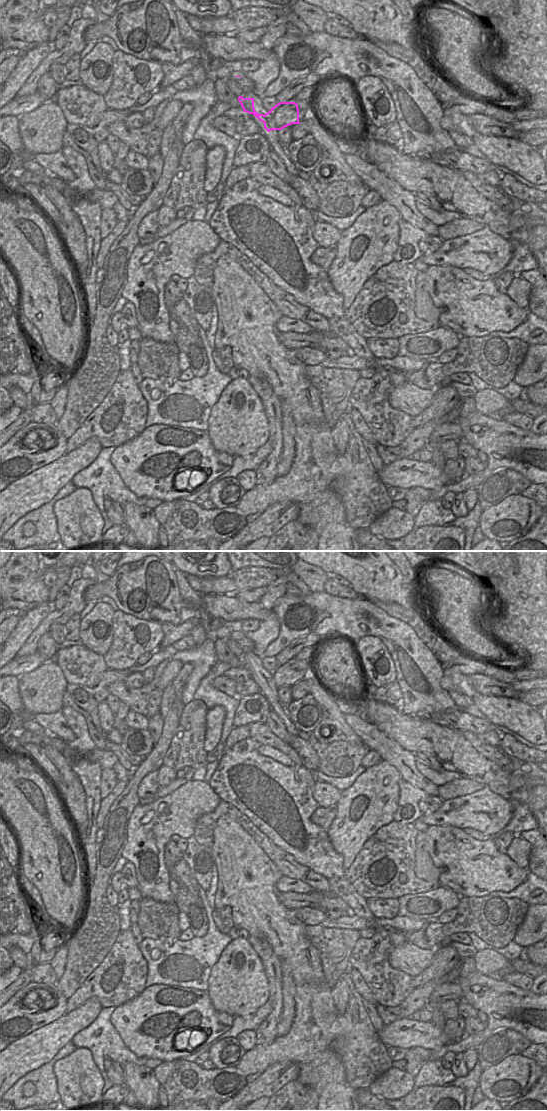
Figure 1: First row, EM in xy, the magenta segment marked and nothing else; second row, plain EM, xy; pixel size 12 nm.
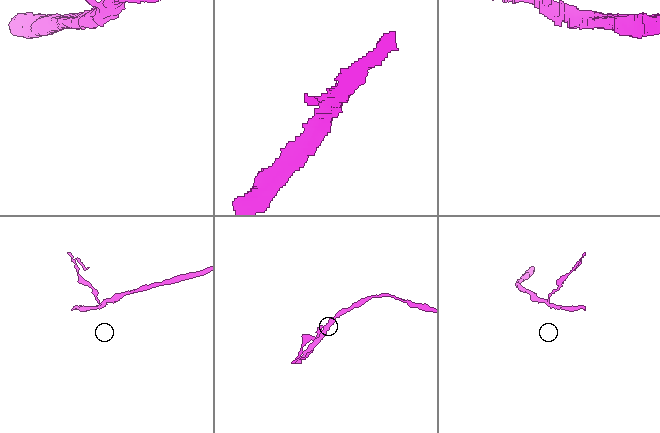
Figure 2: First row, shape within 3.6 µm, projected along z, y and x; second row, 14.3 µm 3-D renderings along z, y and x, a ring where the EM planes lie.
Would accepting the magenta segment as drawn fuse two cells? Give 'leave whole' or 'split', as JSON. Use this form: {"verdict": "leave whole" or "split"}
{"verdict": "split"}

